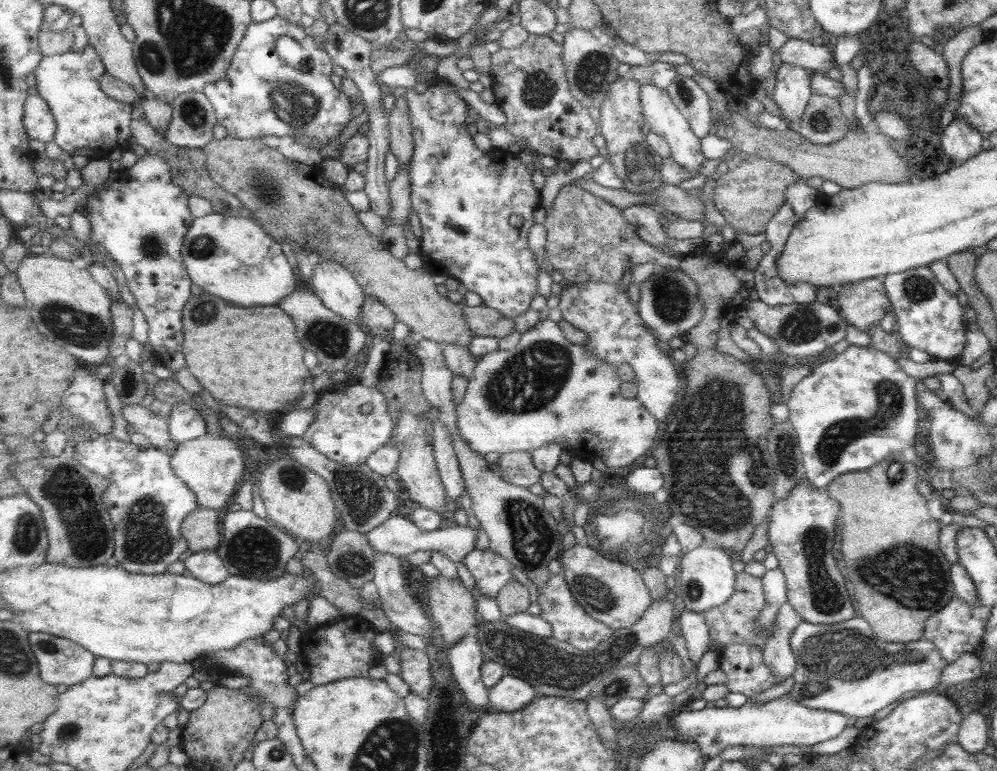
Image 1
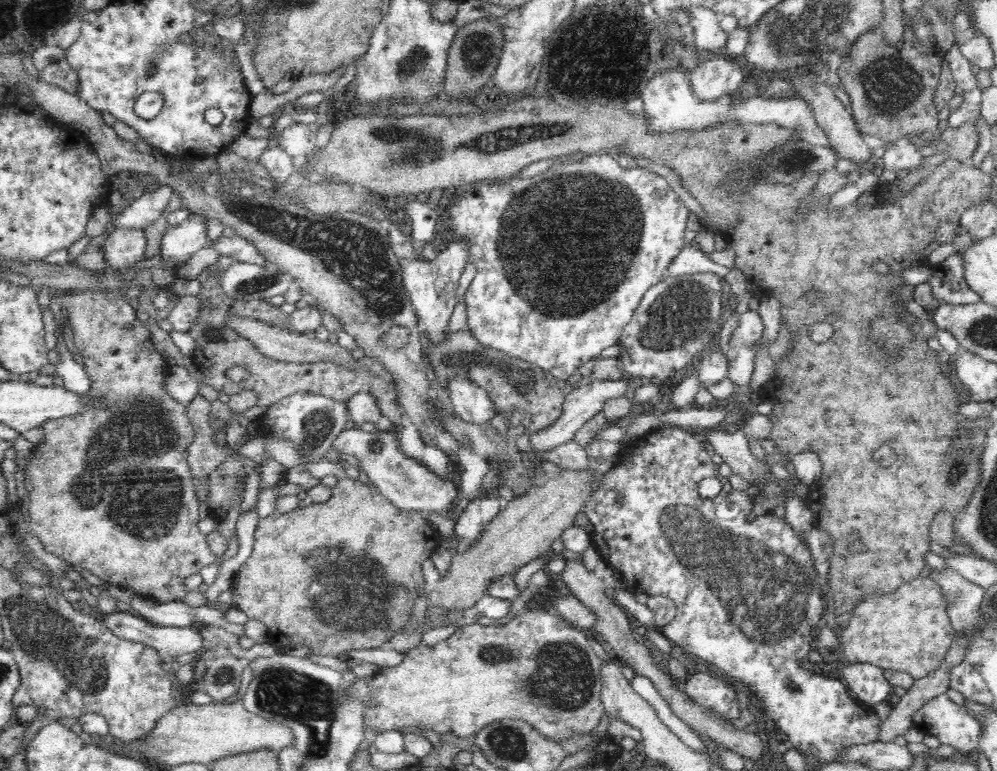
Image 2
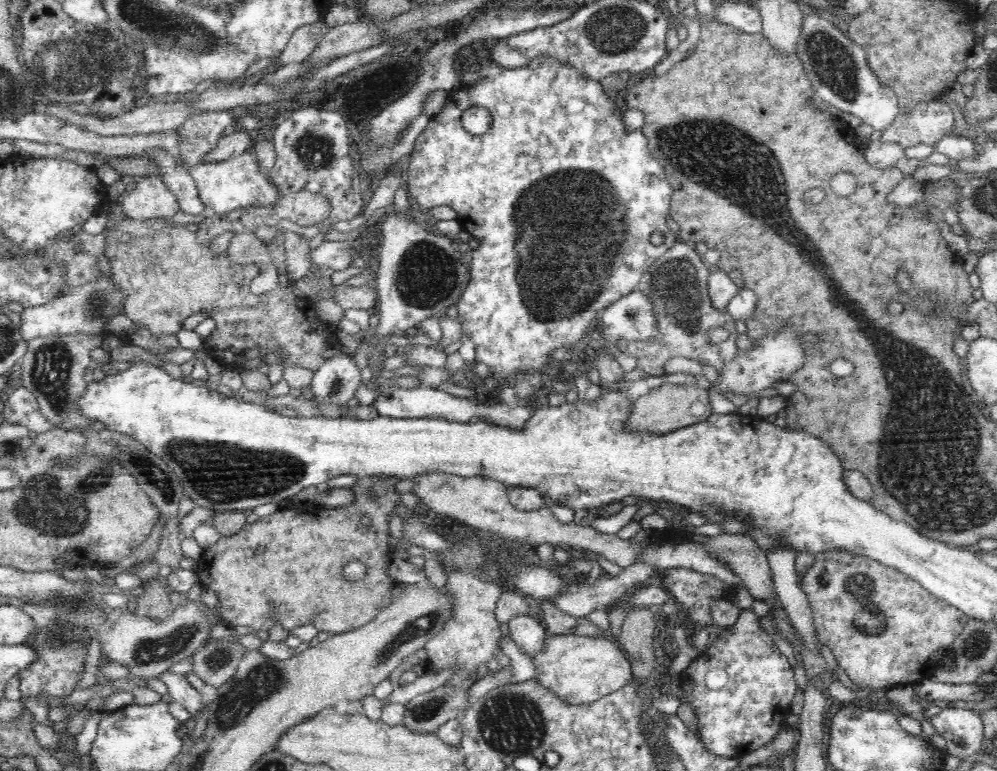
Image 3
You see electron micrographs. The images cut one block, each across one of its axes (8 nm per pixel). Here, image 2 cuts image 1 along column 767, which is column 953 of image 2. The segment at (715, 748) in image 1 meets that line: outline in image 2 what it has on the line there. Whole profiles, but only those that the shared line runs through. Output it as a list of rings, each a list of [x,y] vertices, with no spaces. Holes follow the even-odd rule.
[[[946,693],[921,706],[913,714],[912,726],[928,736],[936,736],[942,745],[954,746],[965,754],[977,747],[981,735],[979,722]]]

